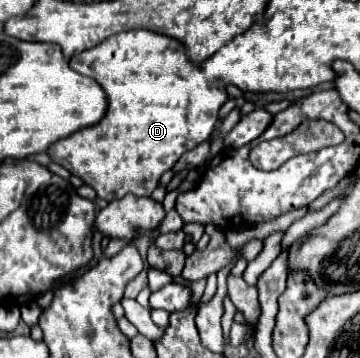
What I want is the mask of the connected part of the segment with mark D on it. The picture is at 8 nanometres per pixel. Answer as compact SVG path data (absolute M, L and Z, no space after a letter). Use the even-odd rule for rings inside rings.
M145 29L117 33L117 37L109 37L101 45L71 57L69 65L73 71L91 77L101 85L107 95L107 111L95 125L83 127L77 133L55 141L47 153L53 163L59 163L85 185L91 185L97 191L97 197L105 201L121 199L127 193L149 197L157 187L159 177L169 171L183 153L209 139L217 123L217 113L227 101L227 93L221 81L209 81L201 69L185 57L181 43L173 41L171 37L161 37L159 33L149 33Z

